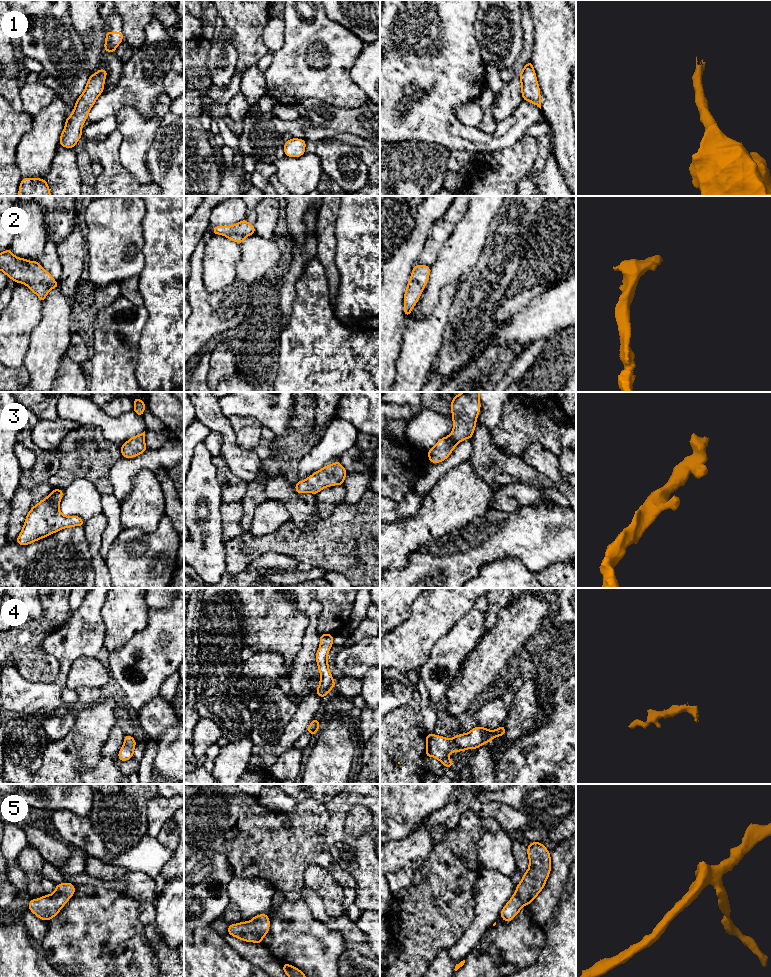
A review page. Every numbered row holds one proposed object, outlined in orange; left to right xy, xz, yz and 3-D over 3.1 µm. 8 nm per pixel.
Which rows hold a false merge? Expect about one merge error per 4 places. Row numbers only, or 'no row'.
no row

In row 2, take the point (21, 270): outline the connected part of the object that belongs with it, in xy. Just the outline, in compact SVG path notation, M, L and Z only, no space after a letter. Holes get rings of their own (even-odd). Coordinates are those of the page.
M10 248L0 253L0 270L17 284L24 283L42 303L52 288L59 287L59 283L39 262L16 257Z

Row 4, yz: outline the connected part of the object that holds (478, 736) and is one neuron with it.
M502 724L497 730L488 730L482 726L473 728L465 734L458 734L452 739L435 734L426 734L426 754L425 757L435 757L442 765L452 768L453 762L448 755L469 748L477 749L483 744L489 743L494 737L503 736L506 729Z

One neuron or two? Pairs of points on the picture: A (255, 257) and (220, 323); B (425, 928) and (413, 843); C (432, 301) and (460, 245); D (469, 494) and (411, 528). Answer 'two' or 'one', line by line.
A: two
B: two
C: one
D: one

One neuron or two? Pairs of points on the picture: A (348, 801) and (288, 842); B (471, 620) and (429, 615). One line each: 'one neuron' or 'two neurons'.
A: two neurons
B: two neurons

